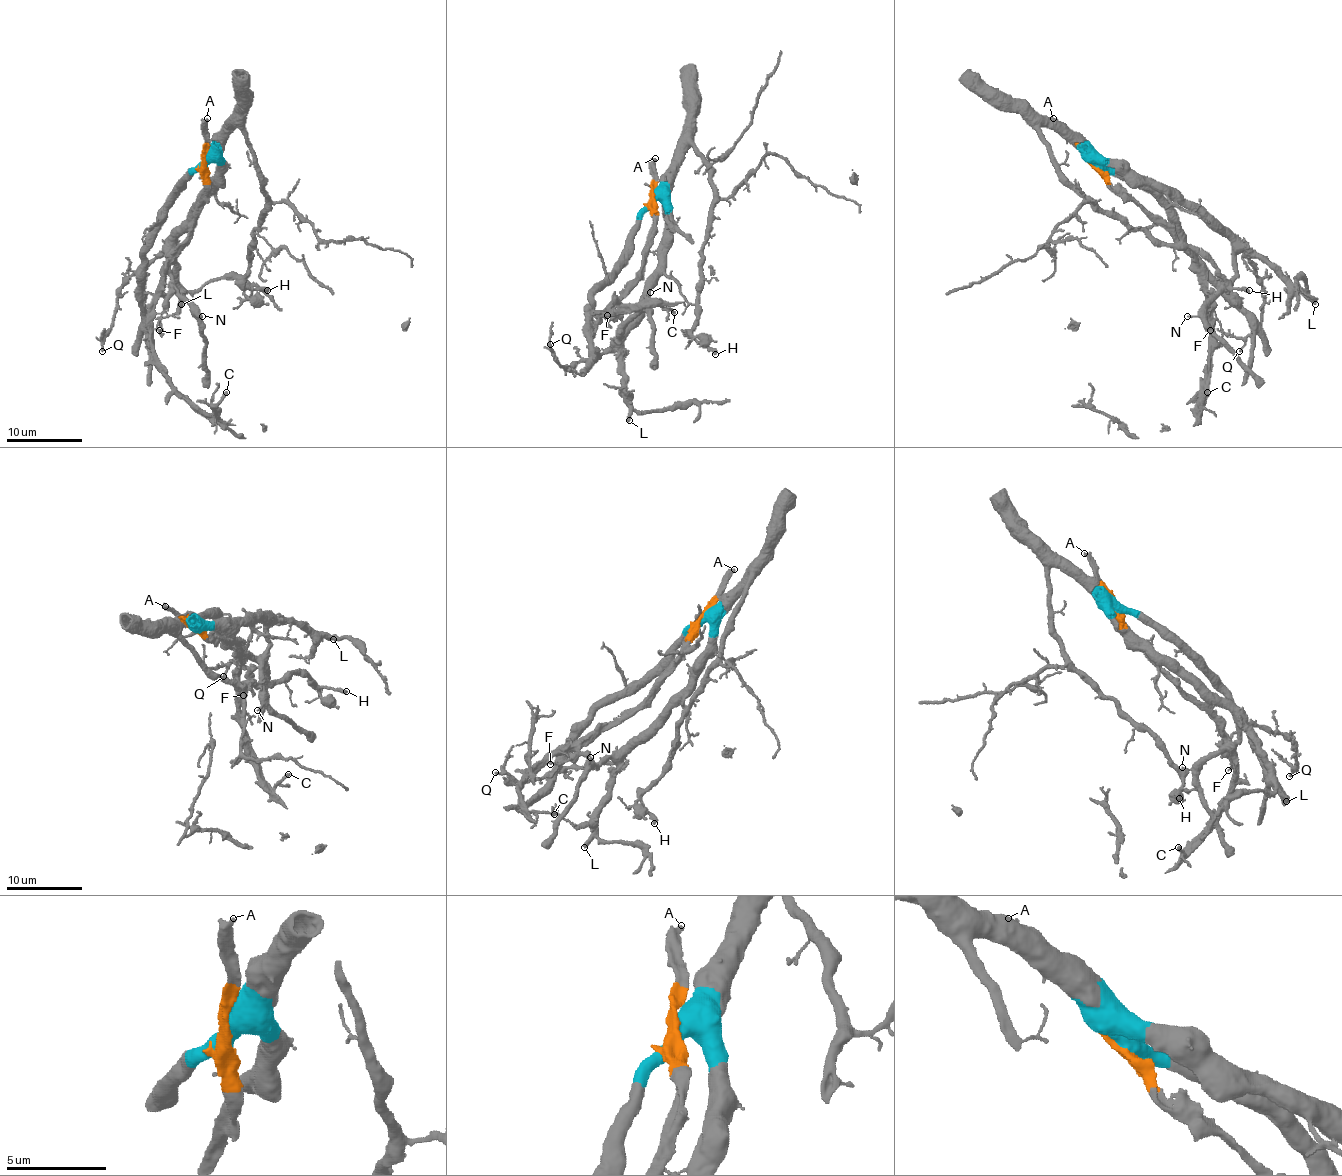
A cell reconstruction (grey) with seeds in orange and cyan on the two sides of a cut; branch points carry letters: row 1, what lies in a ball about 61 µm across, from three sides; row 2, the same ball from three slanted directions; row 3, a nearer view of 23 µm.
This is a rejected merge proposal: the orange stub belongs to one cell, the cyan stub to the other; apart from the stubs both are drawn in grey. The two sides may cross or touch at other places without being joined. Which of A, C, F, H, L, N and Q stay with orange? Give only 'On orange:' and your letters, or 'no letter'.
On orange: A, C

